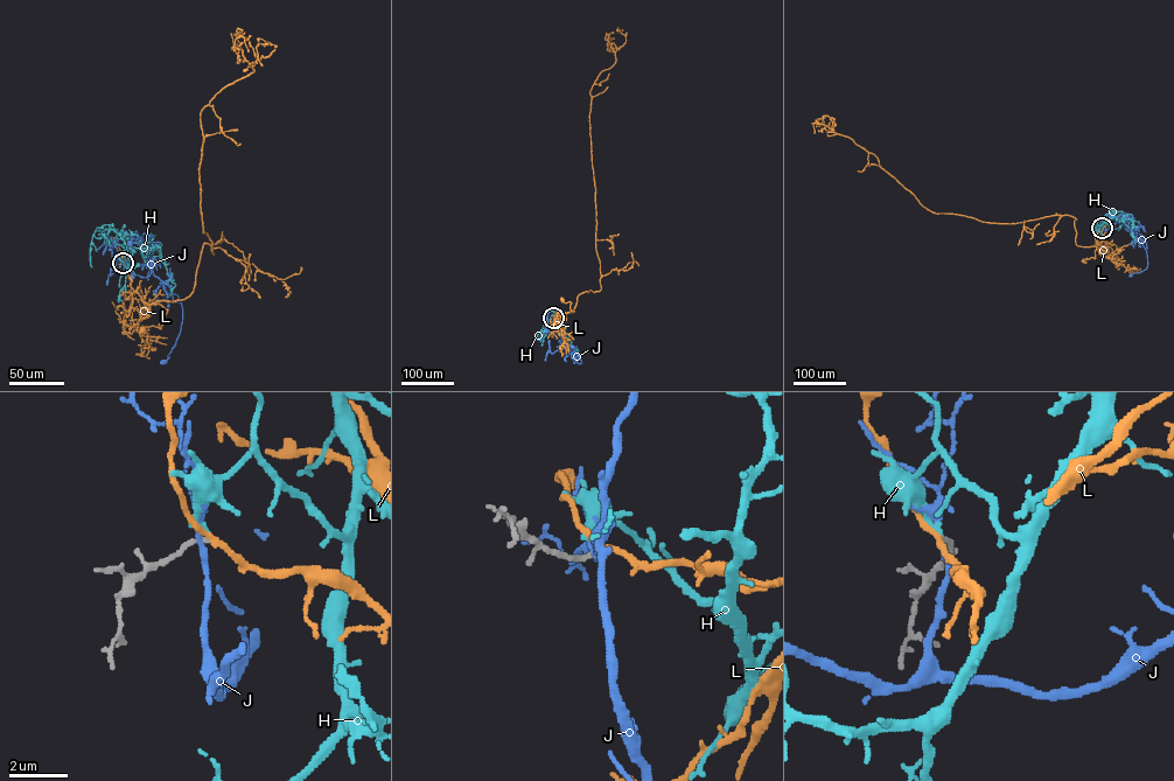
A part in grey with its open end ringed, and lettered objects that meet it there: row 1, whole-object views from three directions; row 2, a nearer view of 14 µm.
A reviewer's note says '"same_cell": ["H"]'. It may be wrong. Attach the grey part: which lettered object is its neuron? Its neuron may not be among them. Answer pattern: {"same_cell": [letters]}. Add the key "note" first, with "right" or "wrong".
{"note": "wrong", "same_cell": []}

